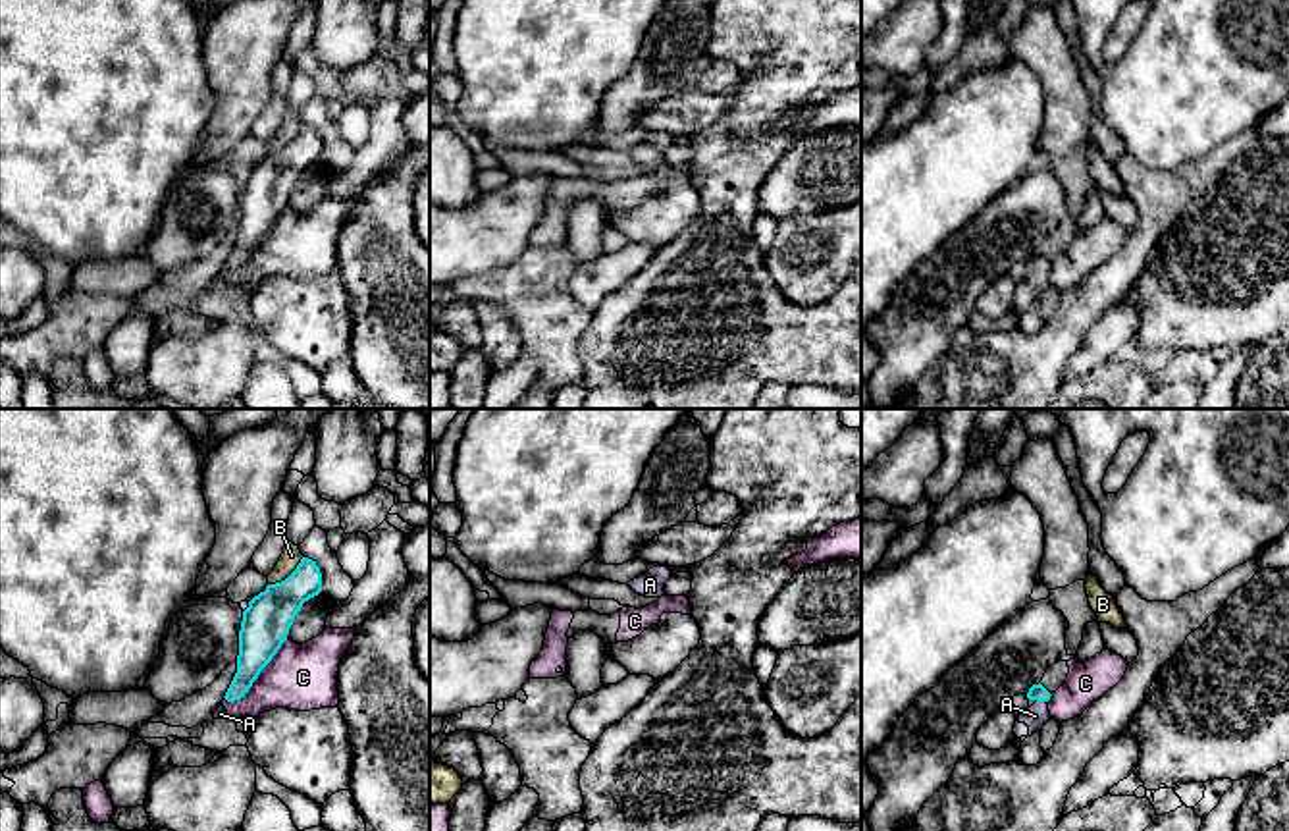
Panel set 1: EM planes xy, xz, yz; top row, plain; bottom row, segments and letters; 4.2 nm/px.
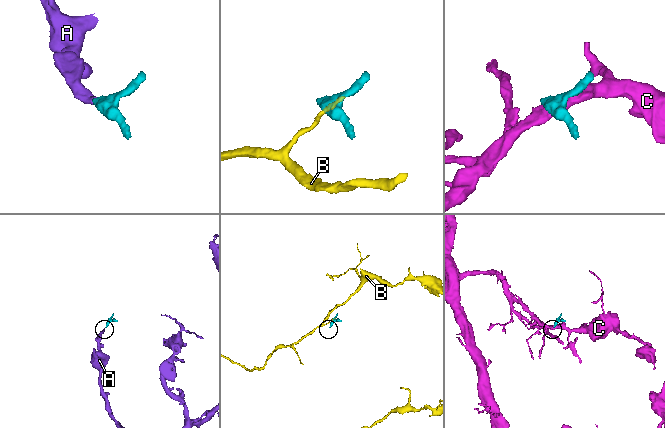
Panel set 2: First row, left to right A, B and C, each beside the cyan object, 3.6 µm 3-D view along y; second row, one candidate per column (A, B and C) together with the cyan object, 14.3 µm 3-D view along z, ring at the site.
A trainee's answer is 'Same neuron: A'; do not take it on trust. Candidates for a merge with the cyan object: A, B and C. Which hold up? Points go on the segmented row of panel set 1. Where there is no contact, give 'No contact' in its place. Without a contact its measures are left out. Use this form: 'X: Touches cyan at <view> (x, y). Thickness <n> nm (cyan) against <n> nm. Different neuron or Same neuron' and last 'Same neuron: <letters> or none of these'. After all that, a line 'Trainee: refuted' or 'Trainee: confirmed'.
A: Touches cyan at yz (1041, 700). Thickness 70 nm (cyan) against 90 nm. Same neuron
B: Touches cyan at xy (289, 575). Thickness 200 nm (cyan) against 90 nm. Different neuron
C: Touches cyan at xy (257, 677). Thickness 200 nm (cyan) against 280 nm. Different neuron
Same neuron: A
Trainee: confirmed

